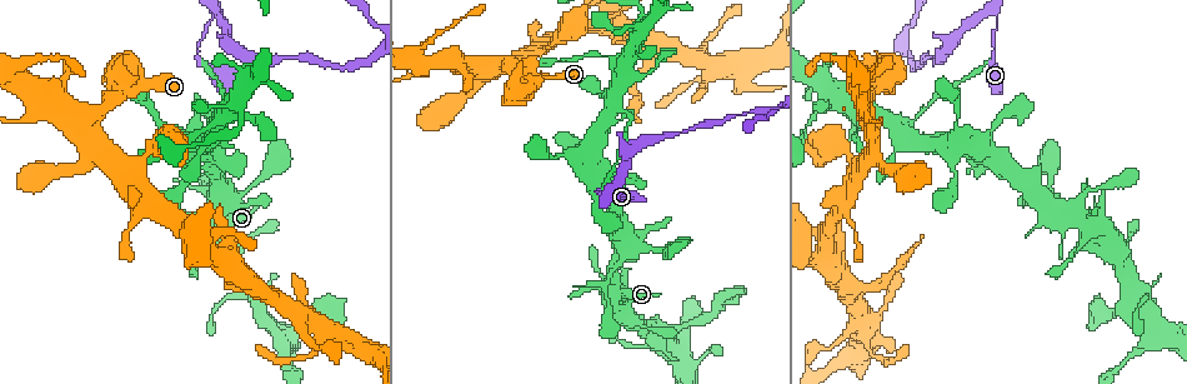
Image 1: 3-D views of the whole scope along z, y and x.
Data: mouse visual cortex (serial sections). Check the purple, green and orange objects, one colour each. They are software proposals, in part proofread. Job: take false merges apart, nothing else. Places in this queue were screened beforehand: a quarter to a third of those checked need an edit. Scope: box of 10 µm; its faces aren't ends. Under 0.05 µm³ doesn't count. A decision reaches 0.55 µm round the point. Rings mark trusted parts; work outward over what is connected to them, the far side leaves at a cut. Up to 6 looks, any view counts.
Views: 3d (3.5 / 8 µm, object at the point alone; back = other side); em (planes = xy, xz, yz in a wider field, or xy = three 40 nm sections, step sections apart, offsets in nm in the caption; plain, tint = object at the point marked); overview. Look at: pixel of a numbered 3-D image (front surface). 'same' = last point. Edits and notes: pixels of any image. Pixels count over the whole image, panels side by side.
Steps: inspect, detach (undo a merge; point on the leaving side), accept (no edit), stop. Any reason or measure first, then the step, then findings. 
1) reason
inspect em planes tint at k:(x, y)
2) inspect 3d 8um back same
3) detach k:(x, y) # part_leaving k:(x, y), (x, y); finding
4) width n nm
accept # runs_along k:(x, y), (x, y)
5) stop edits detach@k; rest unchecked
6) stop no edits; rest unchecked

abrupt turn
inspect 3d 3.5um back at 1:(211, 14)

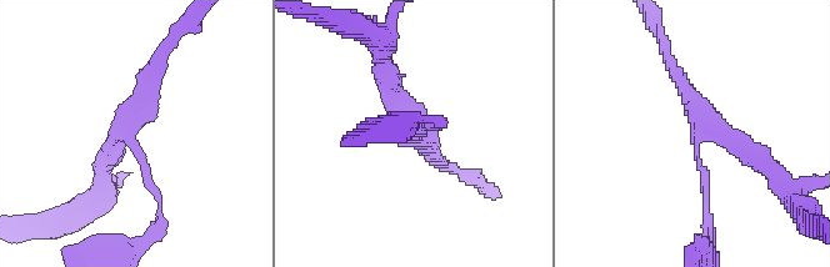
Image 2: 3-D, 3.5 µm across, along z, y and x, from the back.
now the EM
inspect em xy step 1 tint at 2:(698, 137)

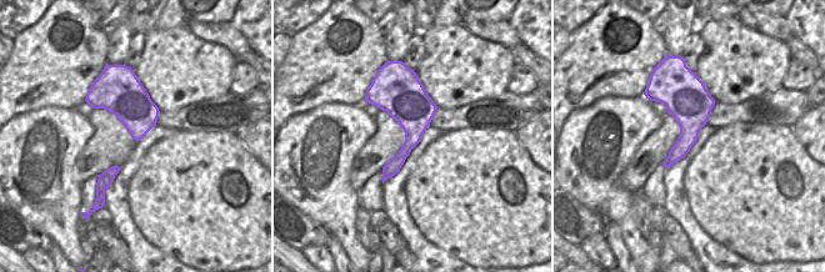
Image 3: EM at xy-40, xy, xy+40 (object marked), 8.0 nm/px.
inspect em xy step 2 tint same

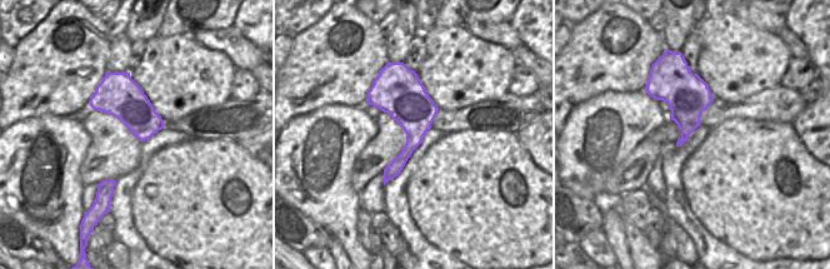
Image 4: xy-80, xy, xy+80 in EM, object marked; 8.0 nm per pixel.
accept # runs_along 2:(158, 216), (146, 162), (124, 129), (108, 159); continuous, no second cell

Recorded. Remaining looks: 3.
arms part here
inspect 3d 3.5um at 1:(881, 87)

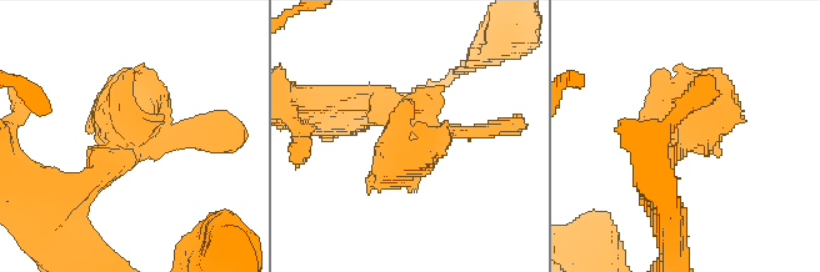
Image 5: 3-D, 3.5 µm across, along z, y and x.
now the EM
inspect em xy step 5 tint at 5:(145, 141)

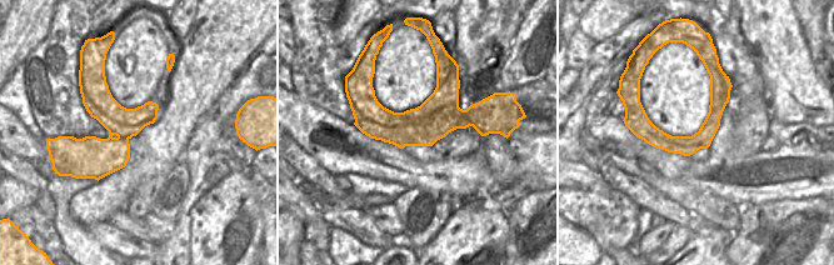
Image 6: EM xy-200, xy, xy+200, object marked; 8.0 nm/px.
accept # runs_along 6:(356, 109), (375, 121), (483, 121); continuous, no second cell

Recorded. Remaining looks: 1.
stop no edits; rest unchecked

